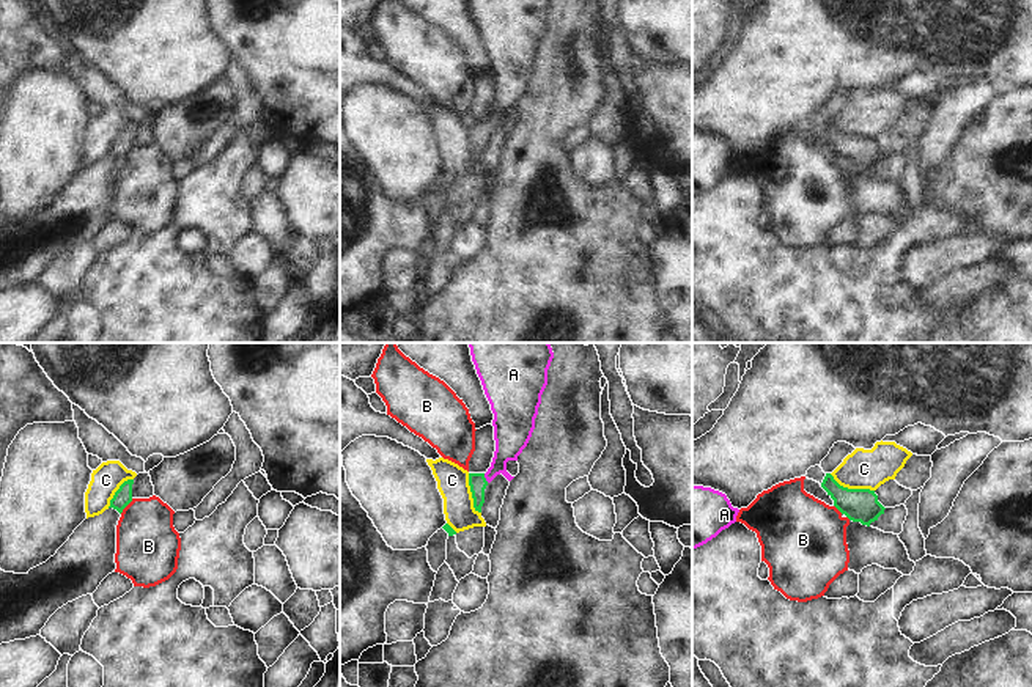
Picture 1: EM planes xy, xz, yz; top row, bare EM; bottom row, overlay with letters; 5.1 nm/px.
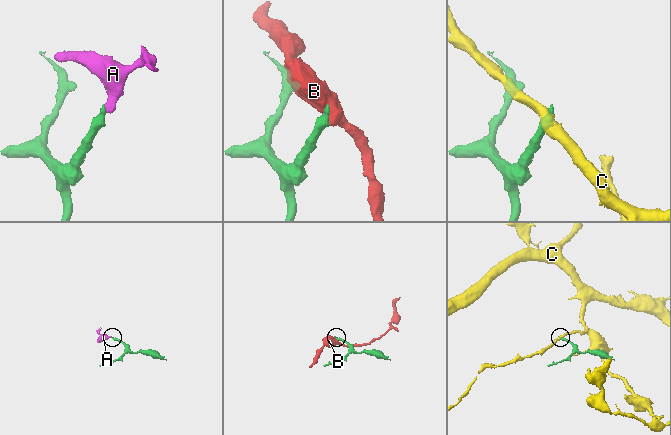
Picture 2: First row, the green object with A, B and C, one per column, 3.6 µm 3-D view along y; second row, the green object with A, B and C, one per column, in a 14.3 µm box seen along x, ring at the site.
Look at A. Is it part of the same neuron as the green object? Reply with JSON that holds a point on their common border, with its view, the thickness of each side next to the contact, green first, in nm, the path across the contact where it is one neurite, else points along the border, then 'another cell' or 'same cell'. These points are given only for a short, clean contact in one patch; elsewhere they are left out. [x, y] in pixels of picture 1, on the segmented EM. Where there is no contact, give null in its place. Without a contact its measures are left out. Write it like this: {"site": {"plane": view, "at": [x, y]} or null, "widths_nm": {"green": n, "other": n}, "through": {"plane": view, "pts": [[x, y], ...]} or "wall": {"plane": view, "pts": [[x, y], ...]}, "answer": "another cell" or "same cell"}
{"site": {"plane": "xz", "at": [485, 478]}, "widths_nm": {"green": 90, "other": 170}, "through": {"plane": "xz", "pts": [[477, 481], [485, 478], [499, 464], [512, 437]]}, "answer": "same cell"}

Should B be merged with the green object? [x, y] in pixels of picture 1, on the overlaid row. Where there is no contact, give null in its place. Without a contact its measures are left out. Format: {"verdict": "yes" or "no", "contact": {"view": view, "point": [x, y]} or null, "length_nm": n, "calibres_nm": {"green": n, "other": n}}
{"verdict": "no", "contact": {"view": "xy", "point": [126, 505]}, "length_nm": 100, "calibres_nm": {"green": 90, "other": 320}}

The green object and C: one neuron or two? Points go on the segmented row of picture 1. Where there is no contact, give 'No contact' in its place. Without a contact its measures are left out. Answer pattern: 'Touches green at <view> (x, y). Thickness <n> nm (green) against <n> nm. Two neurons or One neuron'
Touches green at yz (851, 489). Thickness 180 nm (green) against 200 nm. Two neurons.

